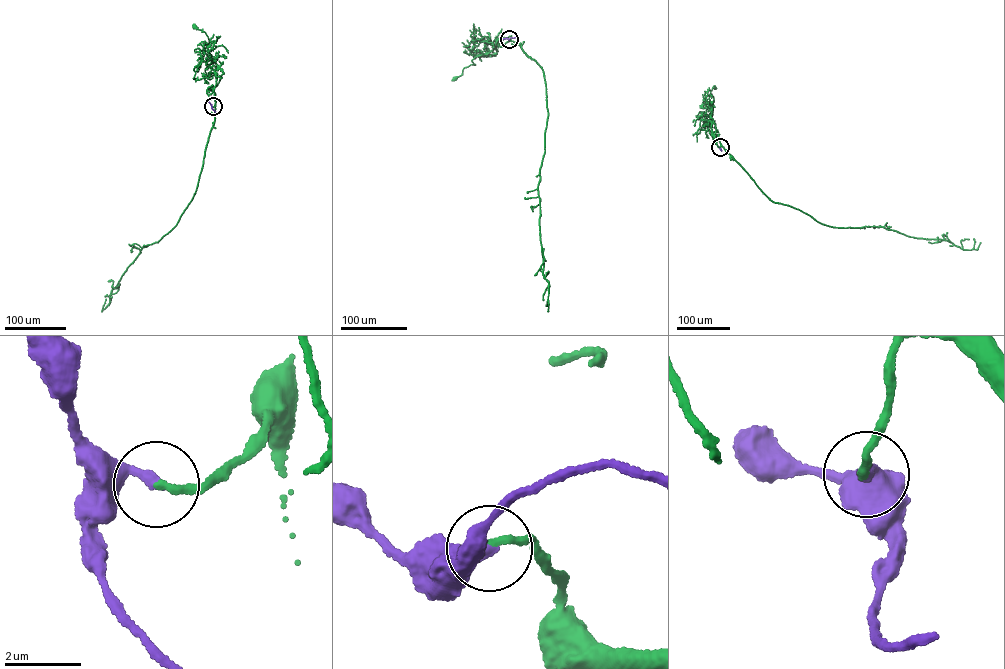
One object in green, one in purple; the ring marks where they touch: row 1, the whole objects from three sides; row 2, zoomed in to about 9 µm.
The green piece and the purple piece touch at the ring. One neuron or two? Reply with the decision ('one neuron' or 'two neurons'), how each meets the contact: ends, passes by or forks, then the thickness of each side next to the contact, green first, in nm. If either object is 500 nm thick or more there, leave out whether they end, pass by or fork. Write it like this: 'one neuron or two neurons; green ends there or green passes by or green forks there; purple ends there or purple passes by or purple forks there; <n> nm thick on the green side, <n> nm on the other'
one neuron; green ends there; purple ends there; 180 nm thick on the green side, 300 nm on the other

